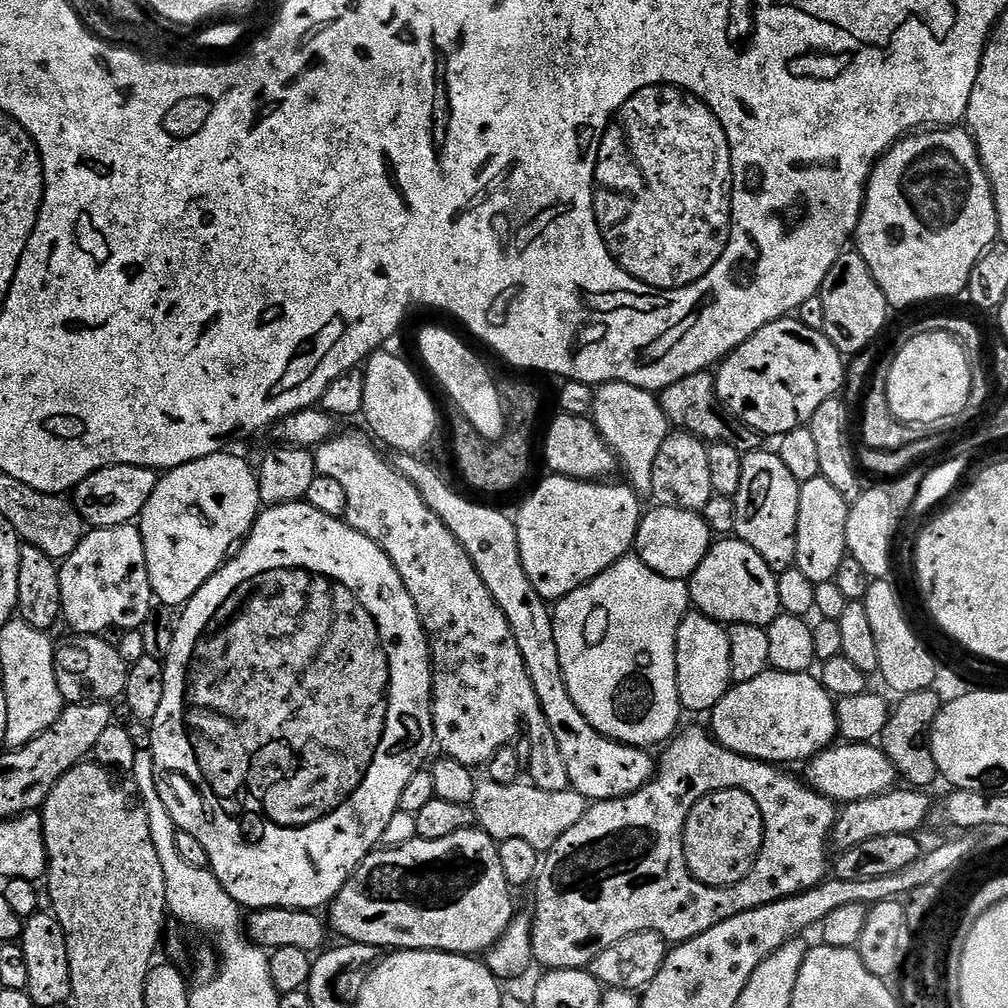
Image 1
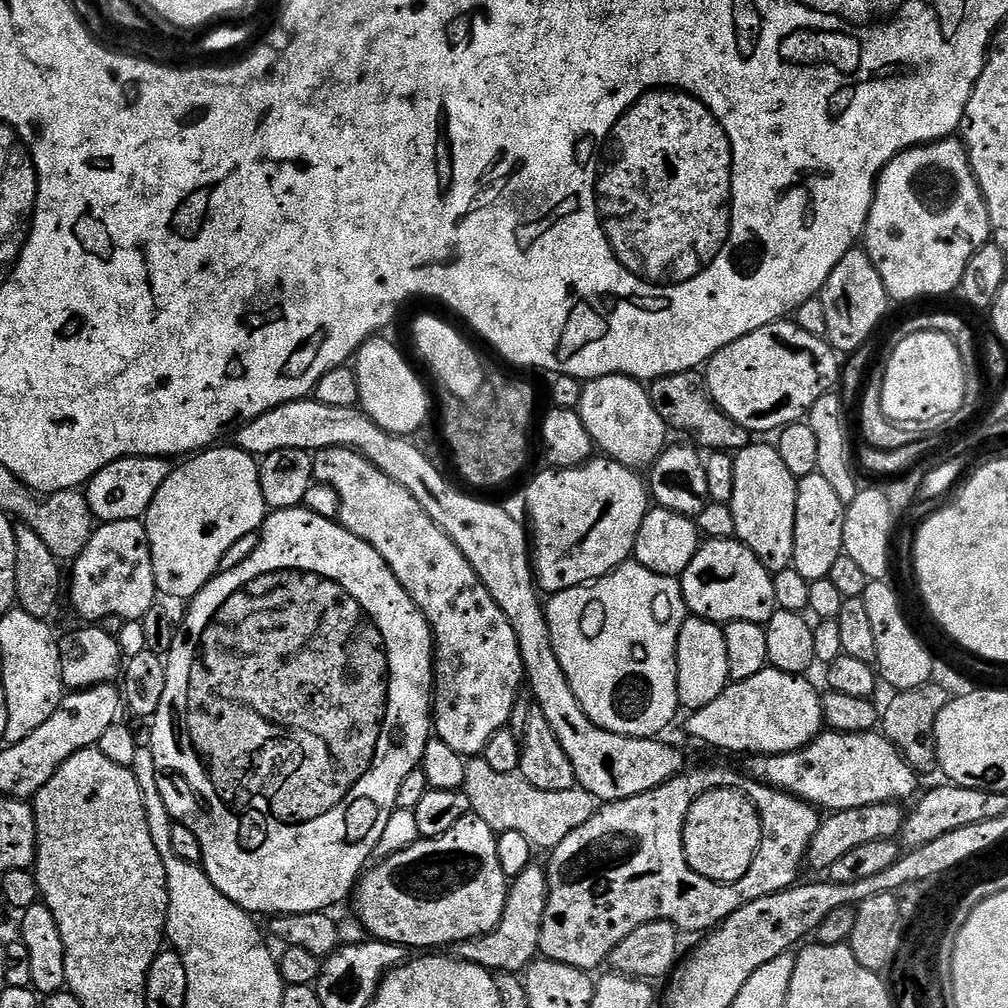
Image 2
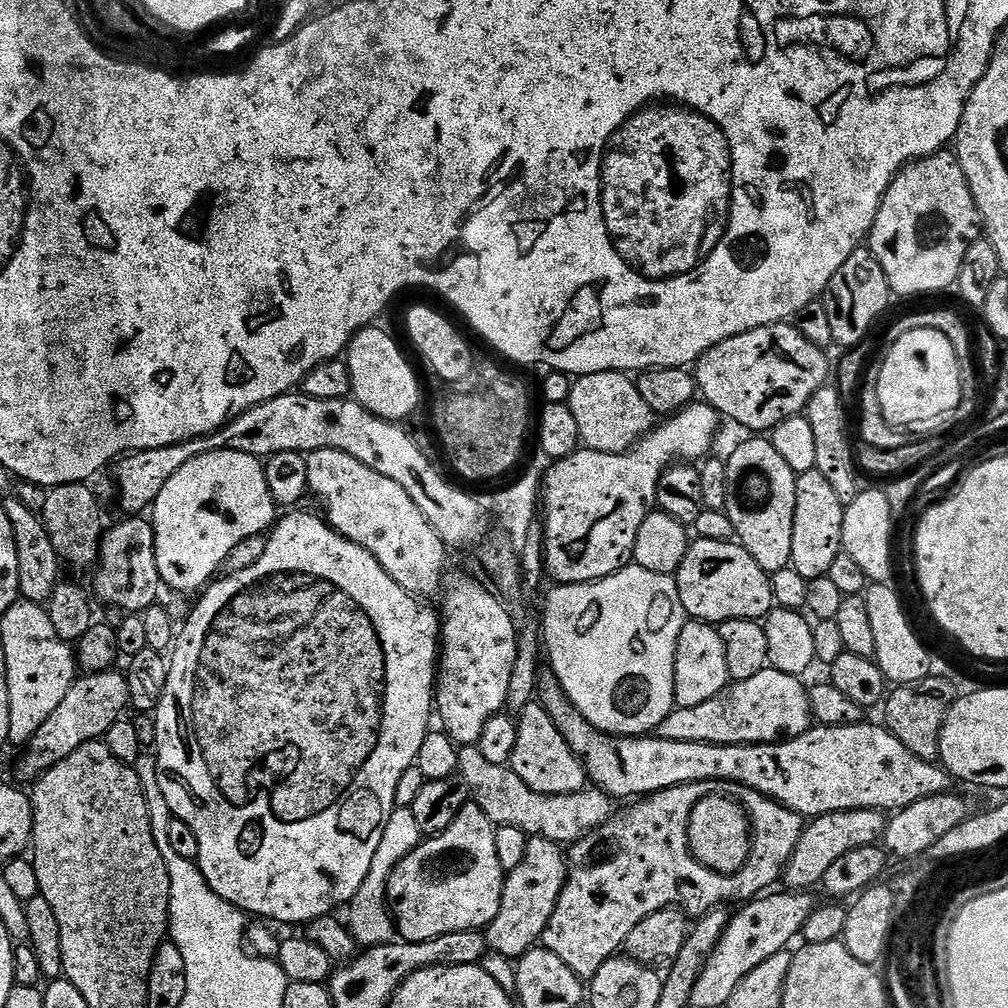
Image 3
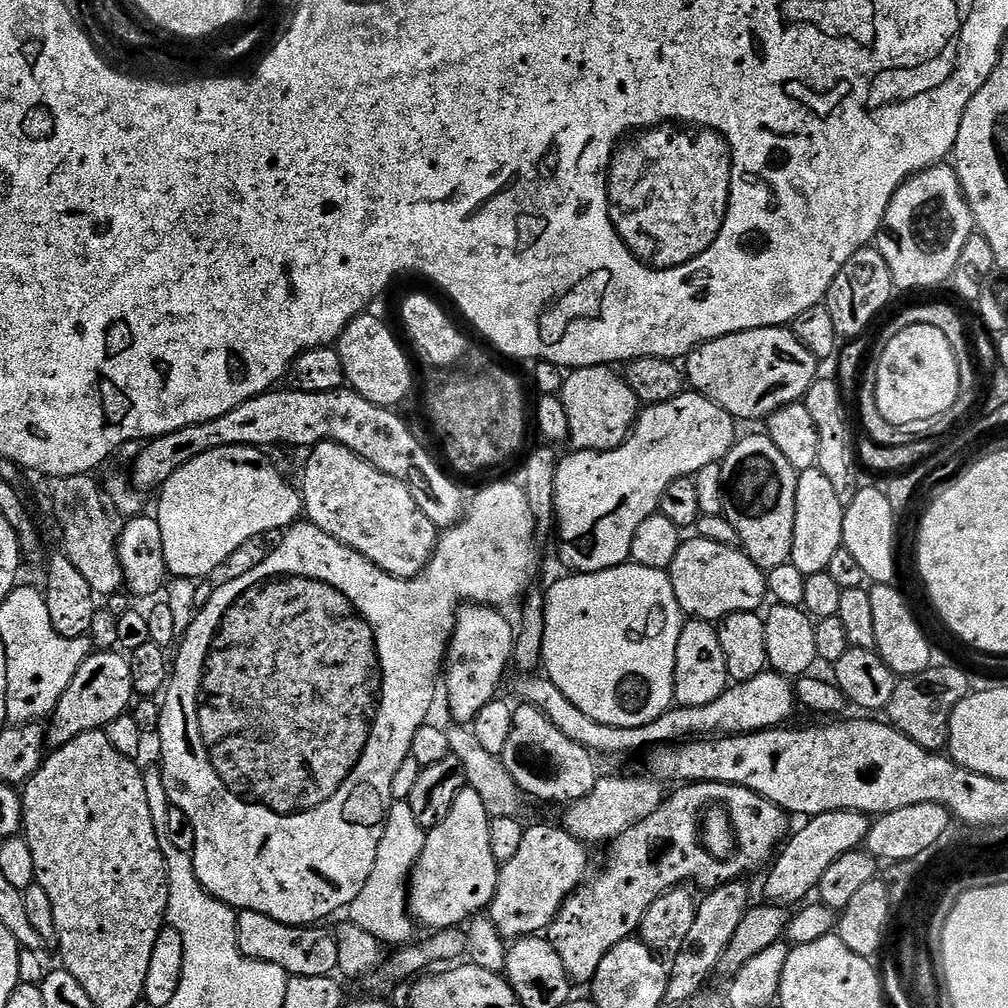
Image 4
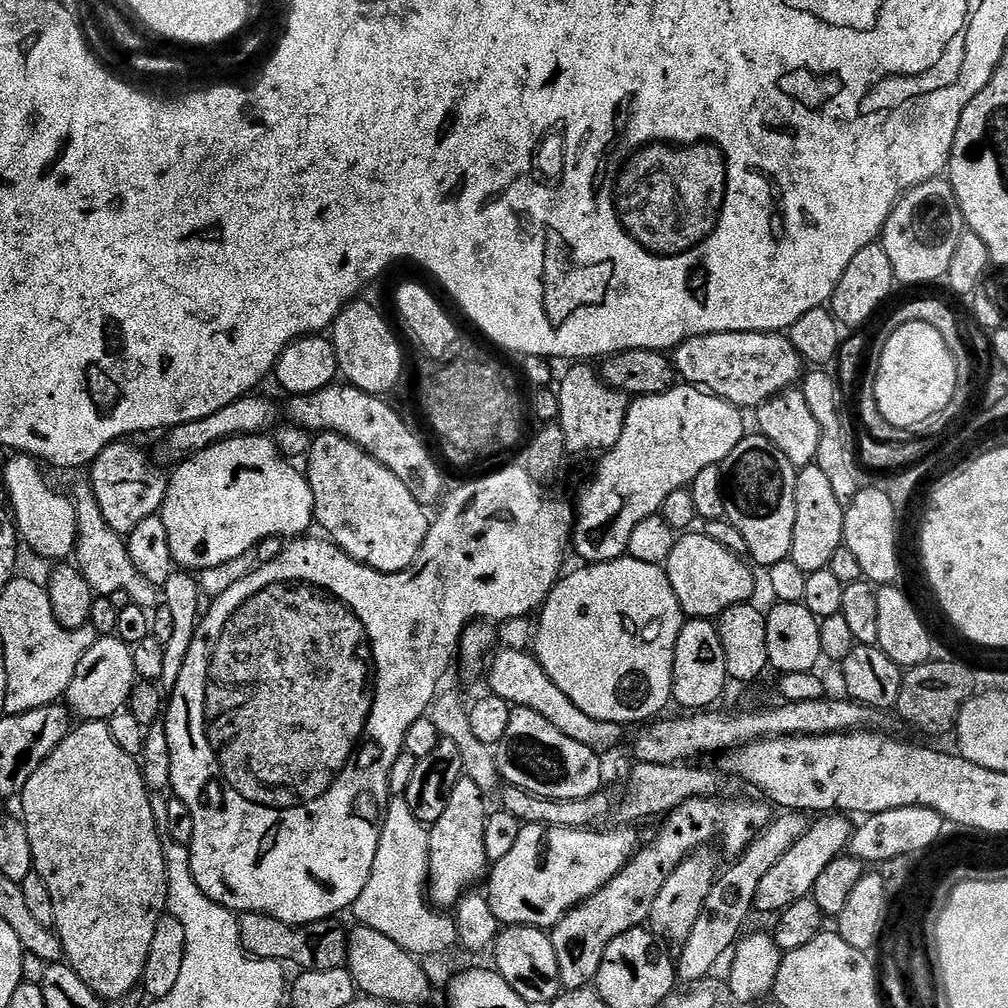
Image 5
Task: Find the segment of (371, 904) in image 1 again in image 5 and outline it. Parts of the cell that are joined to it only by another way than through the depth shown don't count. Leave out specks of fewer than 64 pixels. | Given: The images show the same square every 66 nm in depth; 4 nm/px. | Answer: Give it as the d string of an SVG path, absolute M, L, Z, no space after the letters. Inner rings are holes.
M461 776L454 786L450 798L446 802L446 811L442 813L442 818L438 818L436 824L431 825L428 834L428 883L426 885L426 895L433 905L440 910L448 910L456 905L464 893L475 889L476 884L485 879L489 871L490 862L486 858L486 841L482 839L486 834L486 822L488 821L489 805L484 805L486 793L474 782L470 782L468 776Z

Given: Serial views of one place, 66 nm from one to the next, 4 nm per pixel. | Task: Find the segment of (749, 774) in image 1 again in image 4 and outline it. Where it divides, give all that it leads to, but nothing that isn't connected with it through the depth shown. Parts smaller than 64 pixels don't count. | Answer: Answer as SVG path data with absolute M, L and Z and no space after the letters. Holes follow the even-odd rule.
M685 783L676 793L665 795L664 801L642 822L630 826L621 836L611 841L608 852L608 865L584 883L565 900L559 914L552 919L552 927L547 929L546 938L554 946L558 958L562 958L562 966L566 966L569 980L577 985L591 985L594 974L606 958L606 954L618 942L629 939L639 929L646 910L664 892L672 888L687 885L687 880L693 880L703 890L711 890L722 886L731 880L739 880L747 877L747 872L755 868L763 869L777 855L778 849L785 843L789 835L789 813L782 811L774 802L746 790L742 786L730 786L729 784L694 784ZM719 806L729 814L735 812L748 812L748 840L742 838L735 841L735 848L728 859L716 859L709 856L701 847L701 823L702 814L707 810Z

